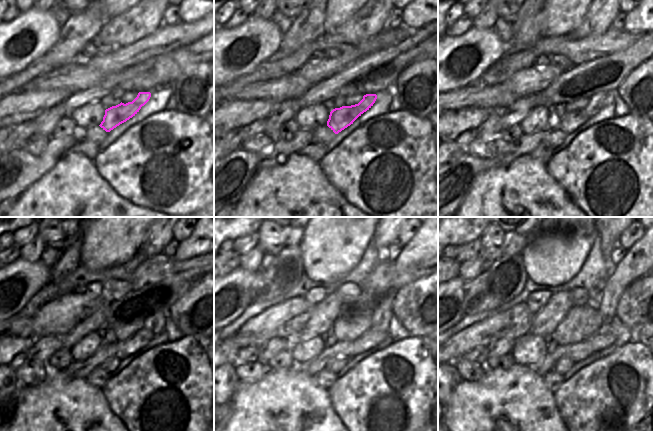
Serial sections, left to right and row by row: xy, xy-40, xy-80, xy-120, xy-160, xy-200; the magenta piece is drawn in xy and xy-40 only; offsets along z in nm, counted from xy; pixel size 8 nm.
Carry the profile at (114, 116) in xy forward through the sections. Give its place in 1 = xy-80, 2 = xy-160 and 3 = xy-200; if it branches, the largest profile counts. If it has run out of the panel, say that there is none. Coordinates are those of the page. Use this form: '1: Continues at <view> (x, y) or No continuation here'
1: Continues at xy-80 (569, 122)
2: Continues at xy-160 (377, 318)
3: Continues at xy-200 (603, 316)

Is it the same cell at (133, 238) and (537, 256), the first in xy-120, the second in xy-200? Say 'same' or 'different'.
same

